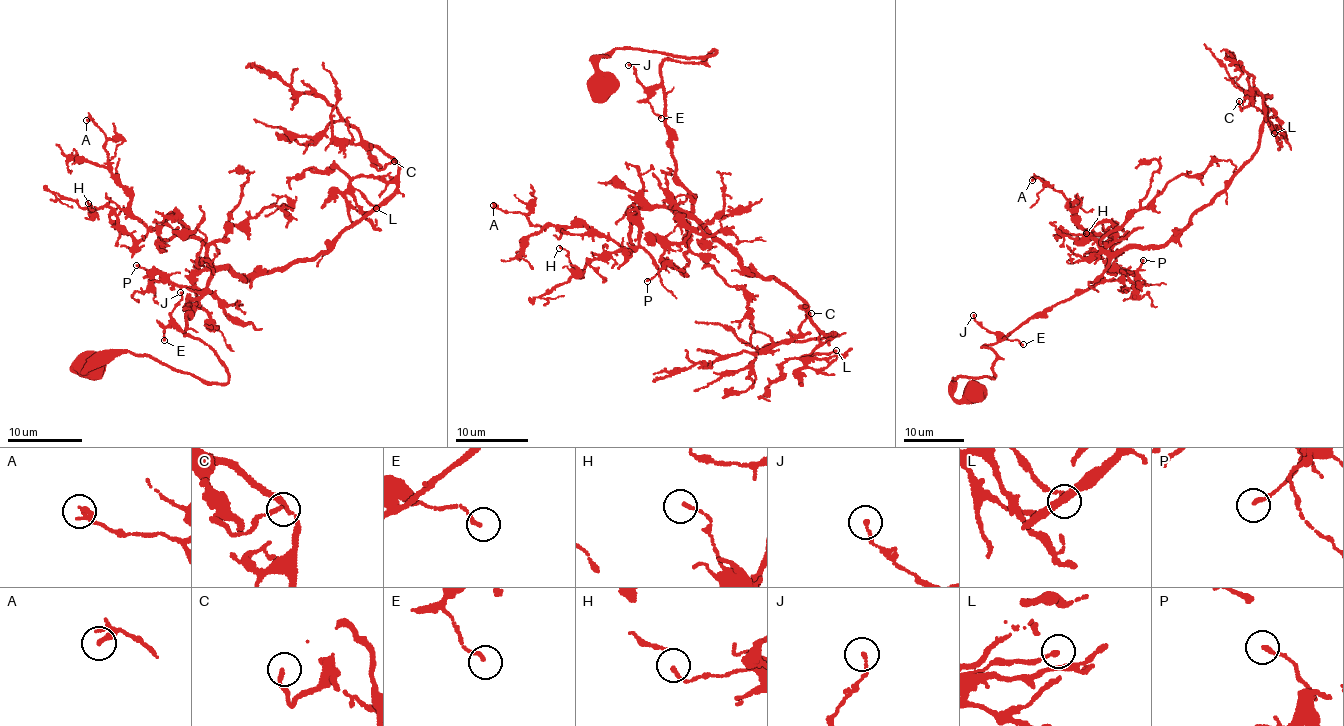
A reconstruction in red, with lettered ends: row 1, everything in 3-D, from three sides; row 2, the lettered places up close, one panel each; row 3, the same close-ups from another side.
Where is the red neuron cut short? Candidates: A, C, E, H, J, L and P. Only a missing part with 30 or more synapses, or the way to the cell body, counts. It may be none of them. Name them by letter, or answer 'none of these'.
none of these

